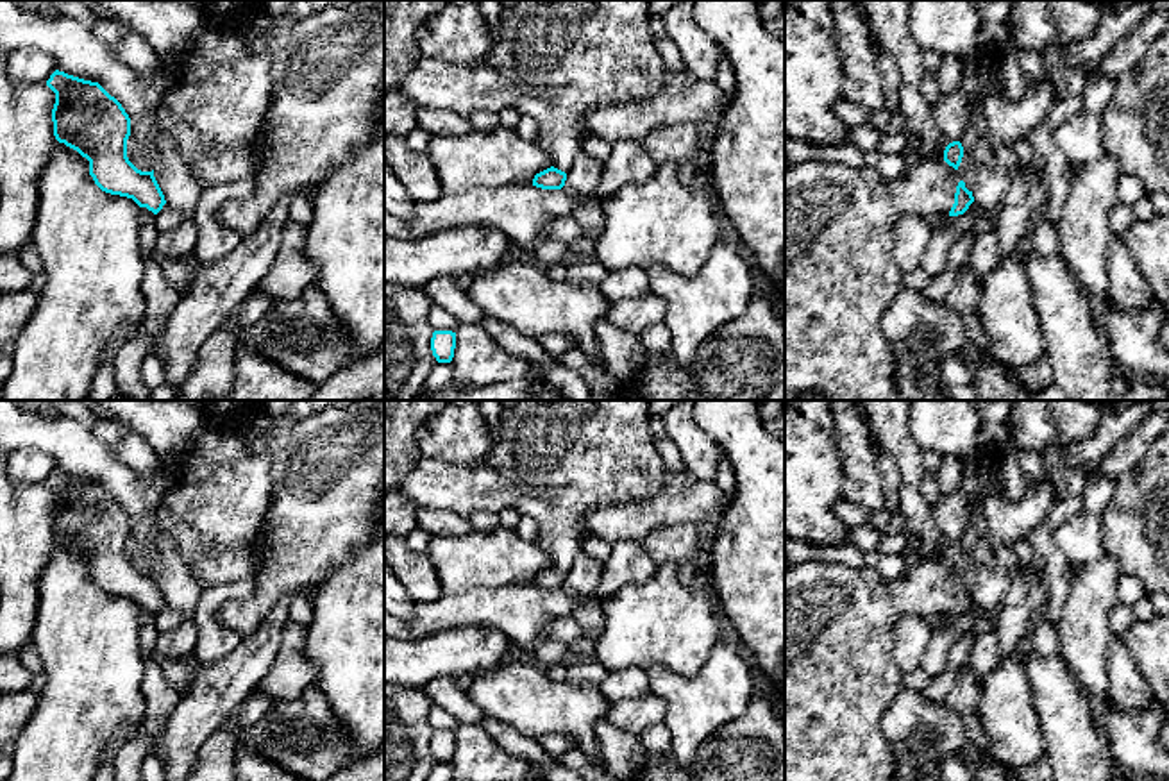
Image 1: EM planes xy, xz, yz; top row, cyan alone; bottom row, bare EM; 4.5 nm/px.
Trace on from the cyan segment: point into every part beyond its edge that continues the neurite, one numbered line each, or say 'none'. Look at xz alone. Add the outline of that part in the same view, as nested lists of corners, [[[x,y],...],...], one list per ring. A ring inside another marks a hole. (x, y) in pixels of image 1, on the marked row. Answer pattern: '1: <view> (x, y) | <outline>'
1: xz (553, 59) | [[[520,0],[502,7],[490,54],[470,64],[420,57],[397,91],[418,107],[500,113],[513,107],[538,122],[551,166],[568,172],[583,152],[584,113],[660,93],[667,75],[649,27],[649,0]]]

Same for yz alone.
1: yz (841, 274) | [[[806,161],[785,168],[785,400],[819,391],[826,400],[901,400],[894,377],[894,350],[881,316],[903,290],[894,256],[894,227],[904,213],[949,216],[958,170],[946,161],[921,161],[908,173],[887,179],[876,166]]]

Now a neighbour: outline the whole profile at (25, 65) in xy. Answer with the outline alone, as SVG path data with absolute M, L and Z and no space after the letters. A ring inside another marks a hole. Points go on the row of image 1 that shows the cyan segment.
M20 48L9 52L9 75L16 82L46 84L55 70L55 61L43 50Z

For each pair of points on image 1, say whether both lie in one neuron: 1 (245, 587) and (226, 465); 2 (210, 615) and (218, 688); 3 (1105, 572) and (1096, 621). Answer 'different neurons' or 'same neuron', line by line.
1: different neurons
2: different neurons
3: same neuron

